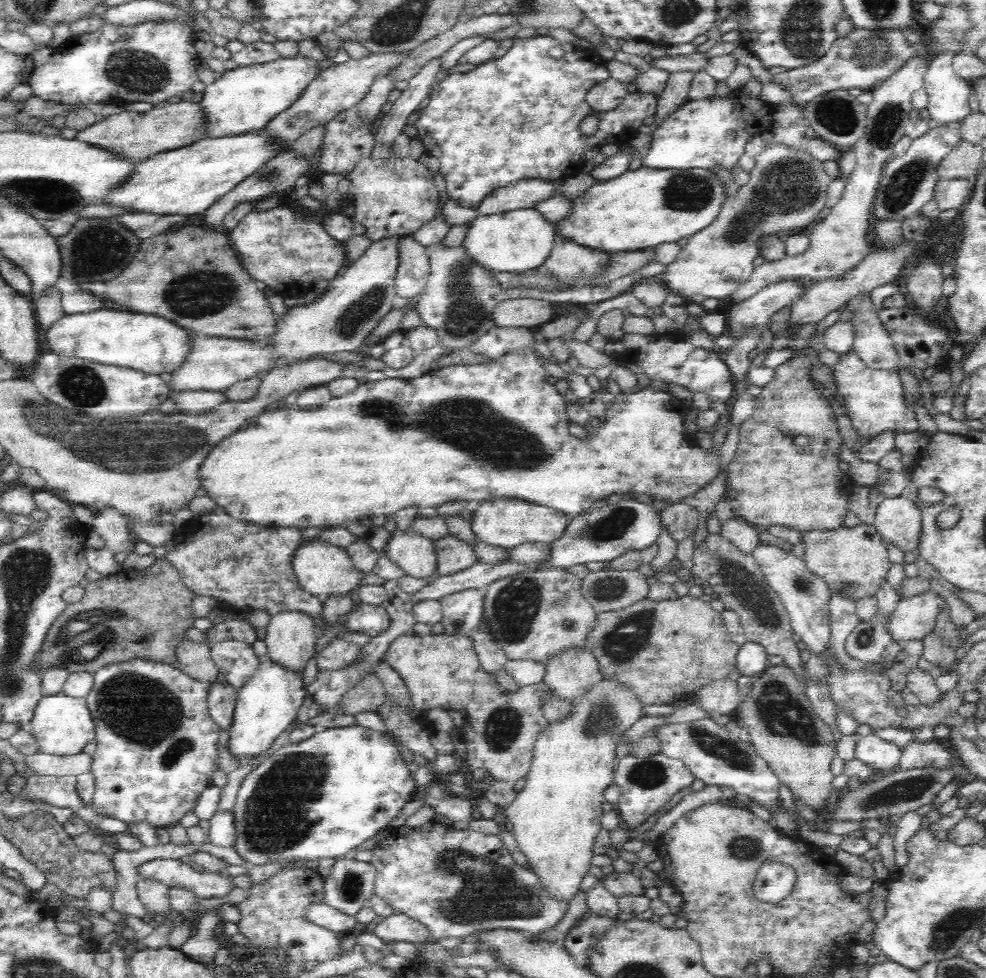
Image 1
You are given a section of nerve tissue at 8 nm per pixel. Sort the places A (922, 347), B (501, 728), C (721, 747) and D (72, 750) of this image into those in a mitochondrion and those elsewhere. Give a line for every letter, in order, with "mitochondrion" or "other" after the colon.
A: other
B: mitochondrion
C: mitochondrion
D: other

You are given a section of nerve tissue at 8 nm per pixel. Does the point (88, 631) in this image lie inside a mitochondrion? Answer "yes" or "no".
yes

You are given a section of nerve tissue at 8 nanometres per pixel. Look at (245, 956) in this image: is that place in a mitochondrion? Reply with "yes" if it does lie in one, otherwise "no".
no

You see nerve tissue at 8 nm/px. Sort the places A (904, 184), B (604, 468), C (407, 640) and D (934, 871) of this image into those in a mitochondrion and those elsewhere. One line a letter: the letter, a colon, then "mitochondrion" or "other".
A: mitochondrion
B: other
C: other
D: other

